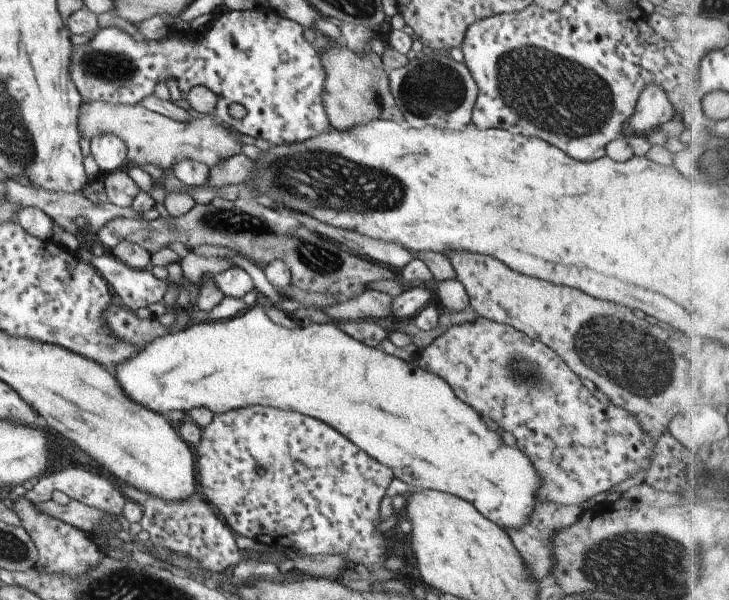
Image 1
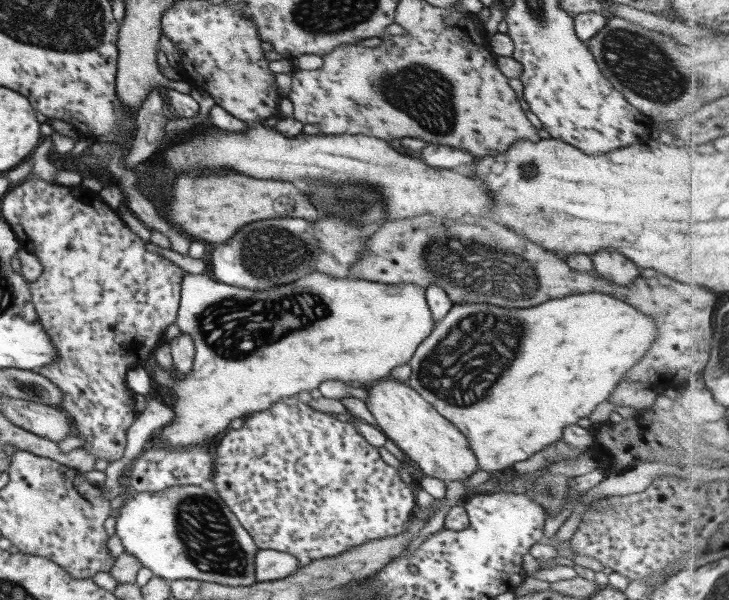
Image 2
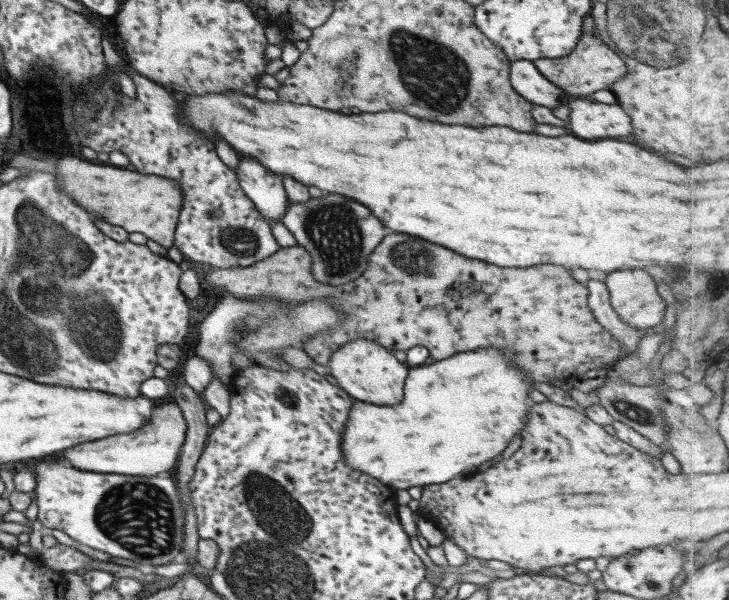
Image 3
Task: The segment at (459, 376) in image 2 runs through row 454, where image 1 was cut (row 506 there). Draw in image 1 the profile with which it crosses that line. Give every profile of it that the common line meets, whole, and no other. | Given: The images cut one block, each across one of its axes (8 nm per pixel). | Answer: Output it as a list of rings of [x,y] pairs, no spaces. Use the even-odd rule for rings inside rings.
[[[261,300],[248,308],[242,314],[236,315],[234,318],[221,321],[202,321],[199,324],[191,323],[185,326],[176,334],[166,334],[163,337],[157,338],[154,342],[148,343],[145,347],[130,357],[127,361],[121,362],[116,366],[115,376],[120,376],[120,384],[122,390],[126,390],[126,394],[130,398],[134,398],[134,402],[148,407],[154,412],[172,412],[172,410],[190,410],[194,406],[202,406],[202,408],[210,408],[212,412],[225,413],[234,408],[243,406],[260,405],[265,407],[274,407],[285,411],[296,411],[303,415],[317,418],[326,424],[335,428],[342,436],[351,440],[356,446],[359,446],[364,452],[375,458],[378,462],[386,465],[393,470],[393,476],[396,479],[406,481],[412,490],[417,489],[434,489],[445,493],[450,493],[468,502],[471,502],[488,520],[501,526],[504,530],[519,529],[530,517],[532,509],[538,502],[536,498],[537,490],[541,485],[539,472],[535,466],[531,465],[530,459],[514,446],[505,446],[502,443],[501,436],[496,432],[486,428],[484,420],[480,416],[476,416],[476,411],[470,406],[462,404],[451,386],[448,385],[443,378],[434,373],[429,373],[423,368],[412,366],[412,362],[398,360],[396,356],[386,354],[379,346],[376,348],[368,348],[364,343],[358,342],[355,338],[344,334],[335,324],[328,323],[327,325],[311,324],[307,327],[289,330],[281,325],[273,323],[270,318],[264,313],[264,301]]]

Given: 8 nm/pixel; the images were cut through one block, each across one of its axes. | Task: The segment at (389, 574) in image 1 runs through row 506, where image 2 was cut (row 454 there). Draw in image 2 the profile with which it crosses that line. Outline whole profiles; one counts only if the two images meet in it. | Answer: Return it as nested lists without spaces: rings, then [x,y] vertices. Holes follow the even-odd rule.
[[[296,395],[276,402],[266,411],[253,412],[251,415],[246,416],[241,428],[231,428],[220,440],[220,444],[216,448],[216,456],[213,456],[212,466],[214,466],[212,481],[216,484],[216,491],[232,509],[240,524],[256,541],[259,550],[272,549],[291,554],[299,560],[300,567],[309,565],[310,562],[319,558],[339,555],[351,548],[367,543],[369,540],[396,536],[403,533],[405,526],[417,508],[414,494],[410,487],[402,481],[399,472],[386,464],[384,459],[380,457],[378,449],[372,446],[356,430],[351,420],[342,422],[328,413],[316,411],[300,402]]]

